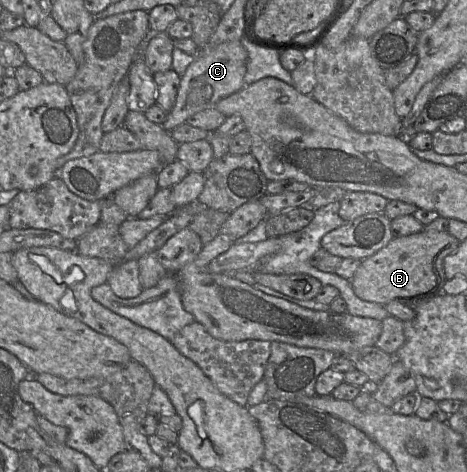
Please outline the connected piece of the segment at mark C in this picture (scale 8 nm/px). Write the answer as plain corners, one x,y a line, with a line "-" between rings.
241,40
225,42
213,49
197,53
194,61
181,75
175,104
166,114
161,126
171,132
177,126
186,123
187,119
195,113
213,108
221,99
241,90
245,86
247,58
247,51

